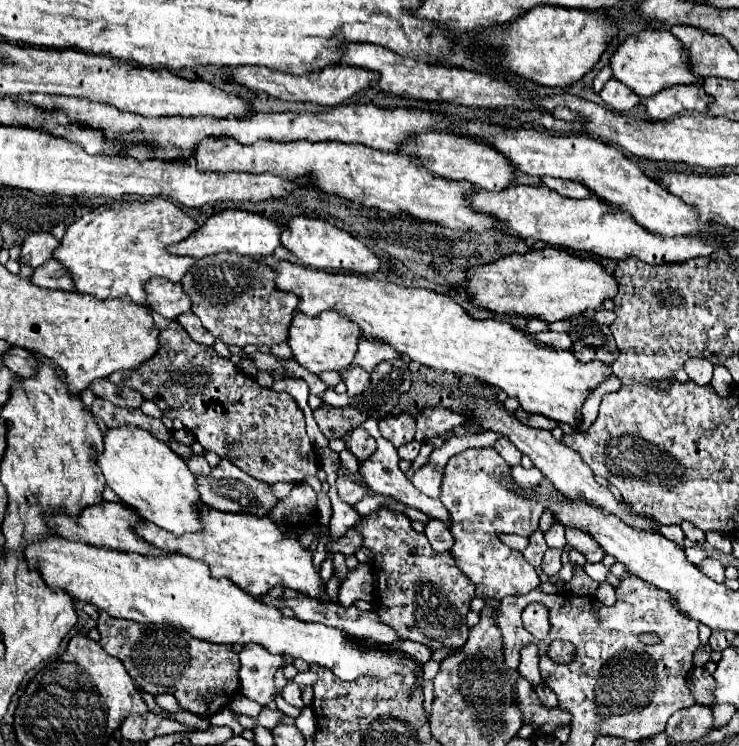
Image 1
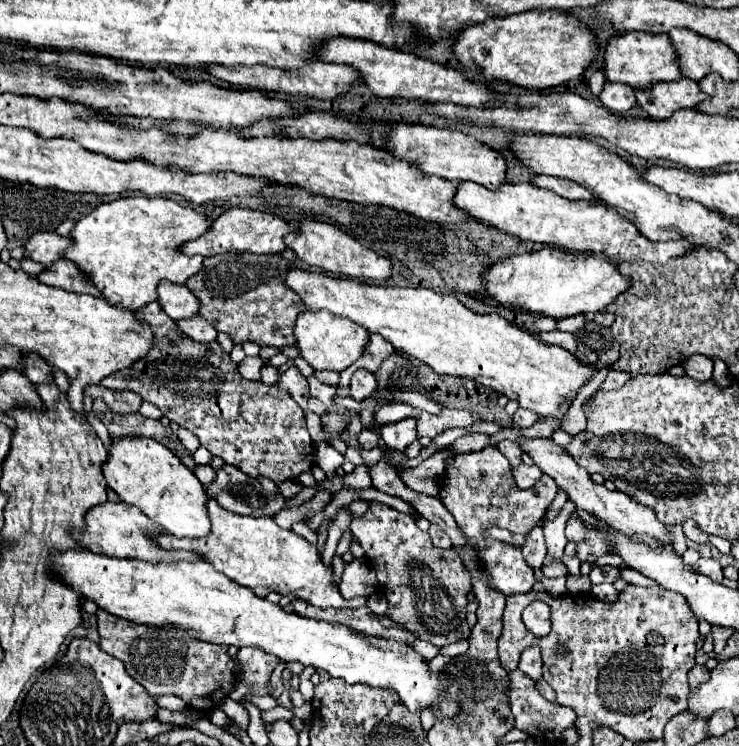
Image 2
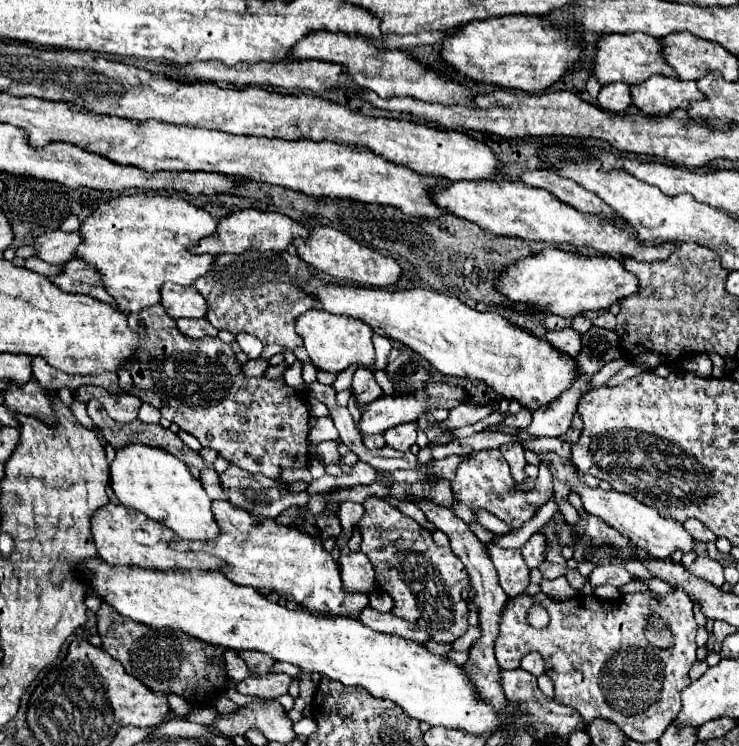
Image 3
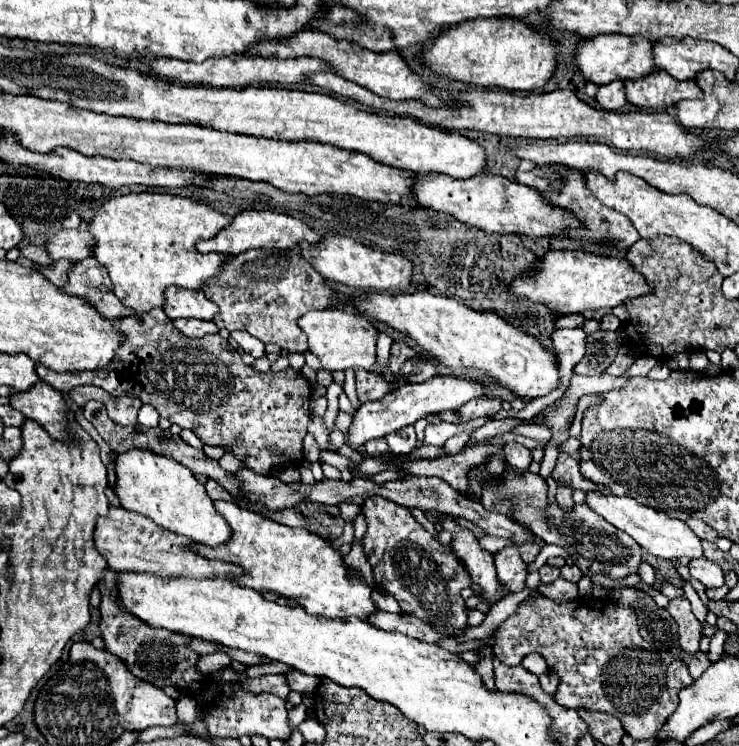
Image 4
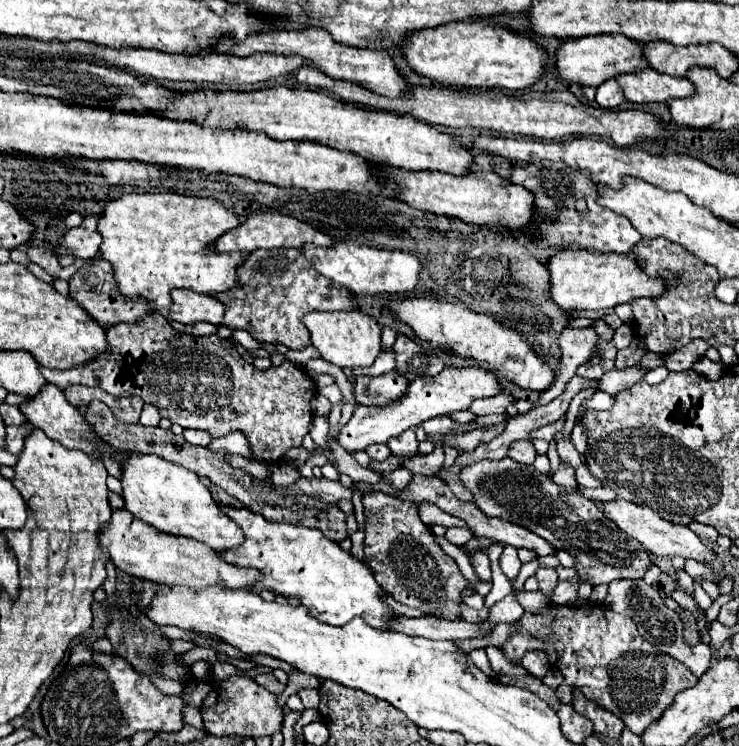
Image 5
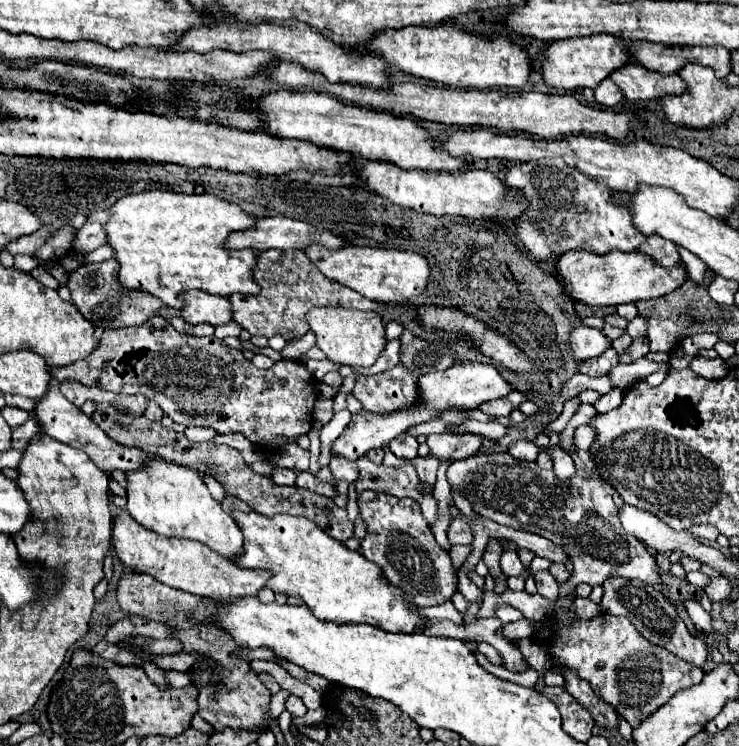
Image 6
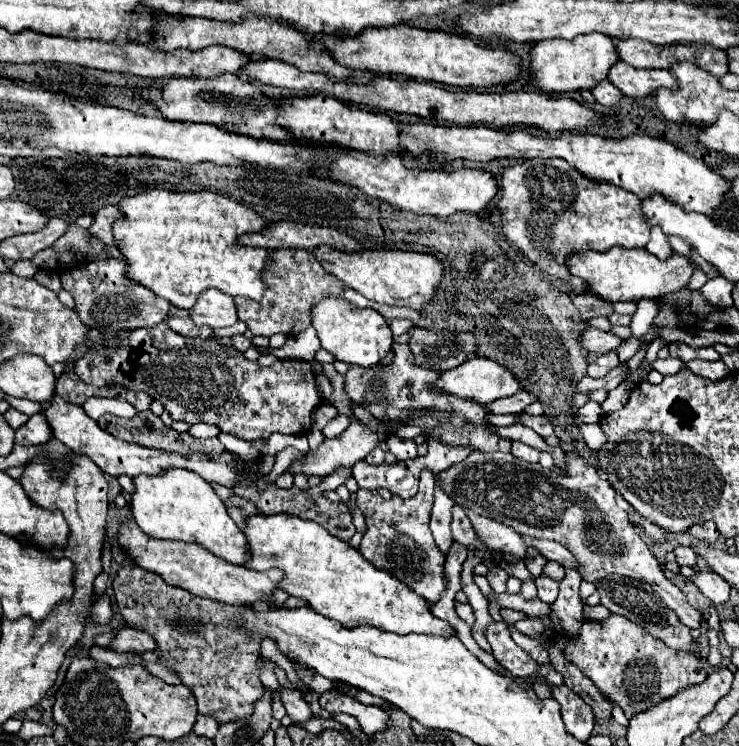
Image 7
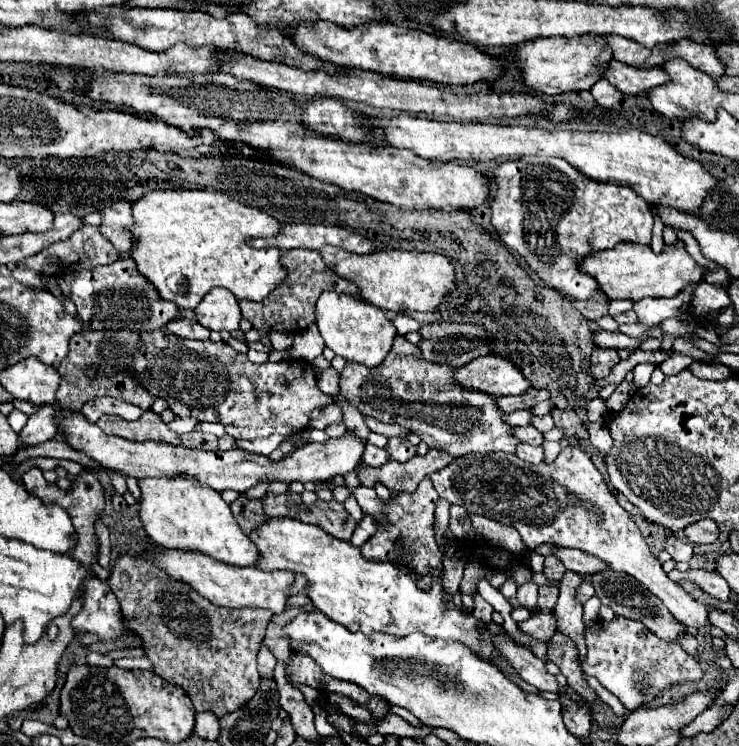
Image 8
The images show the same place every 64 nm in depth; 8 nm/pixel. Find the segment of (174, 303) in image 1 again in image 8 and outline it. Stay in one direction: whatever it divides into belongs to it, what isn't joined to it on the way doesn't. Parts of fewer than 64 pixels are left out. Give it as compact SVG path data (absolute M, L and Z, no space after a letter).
M212 288L196 306L196 318L208 330L234 332L238 330L242 314L232 292L226 288Z

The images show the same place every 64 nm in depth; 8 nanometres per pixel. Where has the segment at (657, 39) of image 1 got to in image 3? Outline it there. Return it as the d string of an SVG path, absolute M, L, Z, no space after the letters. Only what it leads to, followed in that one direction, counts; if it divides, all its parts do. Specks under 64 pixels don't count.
M604 34L598 40L594 58L590 62L590 70L594 76L598 76L600 84L610 84L610 82L626 82L626 84L638 84L648 80L652 74L662 74L662 76L676 76L672 68L668 68L662 62L660 56L662 40L656 40L648 34Z

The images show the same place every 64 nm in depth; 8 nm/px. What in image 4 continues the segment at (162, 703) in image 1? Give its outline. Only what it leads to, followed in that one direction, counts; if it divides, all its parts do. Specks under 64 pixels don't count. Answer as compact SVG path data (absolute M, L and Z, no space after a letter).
M182 696L176 704L176 710L178 710L178 716L180 716L180 722L184 724L192 724L192 722L198 722L198 702L194 698L188 698L188 696Z

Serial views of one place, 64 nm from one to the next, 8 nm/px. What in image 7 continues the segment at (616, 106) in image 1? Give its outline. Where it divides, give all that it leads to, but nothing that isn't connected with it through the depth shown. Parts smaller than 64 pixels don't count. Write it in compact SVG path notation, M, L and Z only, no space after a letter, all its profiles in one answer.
M602 80L602 82L592 90L592 94L594 94L596 102L602 104L602 106L614 106L614 104L618 104L618 100L622 98L622 92L620 92L616 86L612 86L608 80Z

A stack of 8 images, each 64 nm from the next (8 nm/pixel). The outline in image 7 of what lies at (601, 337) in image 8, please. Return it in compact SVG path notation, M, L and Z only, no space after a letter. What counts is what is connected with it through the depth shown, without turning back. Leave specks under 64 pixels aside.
M592 326L586 328L582 340L584 340L584 348L586 348L588 352L596 352L596 354L604 354L604 352L616 350L616 348L624 342L624 340L618 338L616 334L612 334L612 332L602 332L602 330L592 328Z

